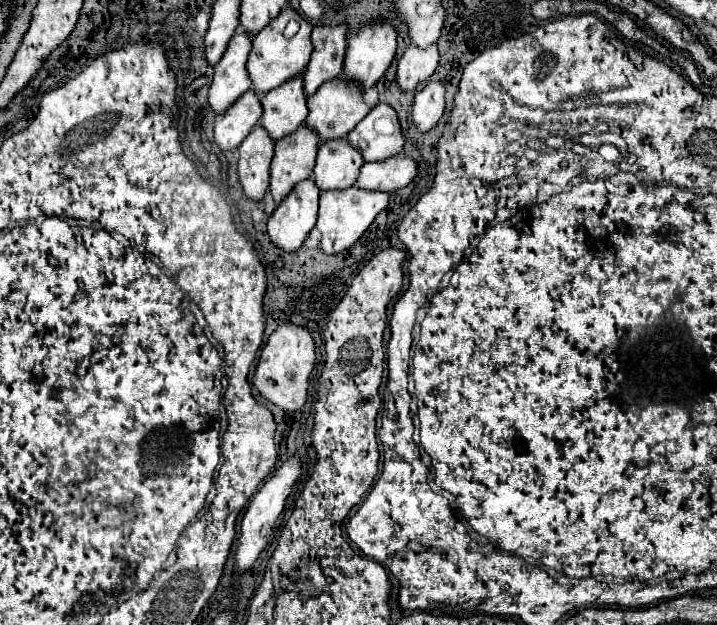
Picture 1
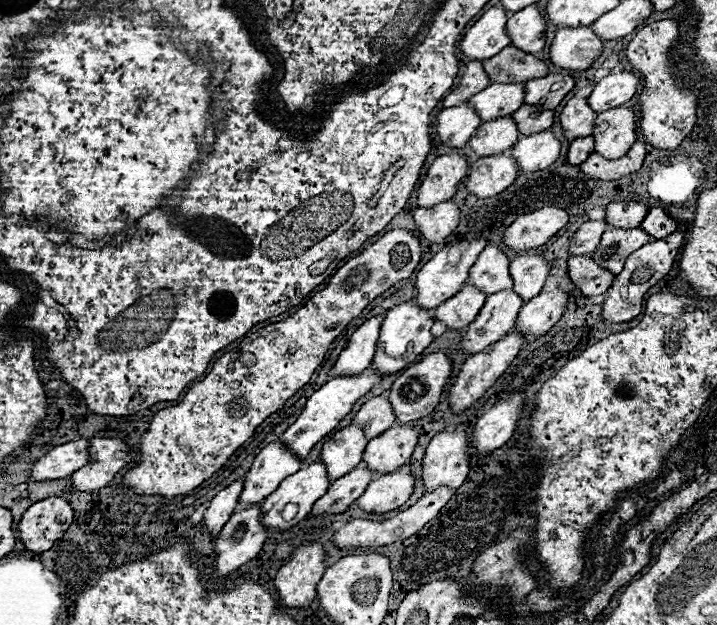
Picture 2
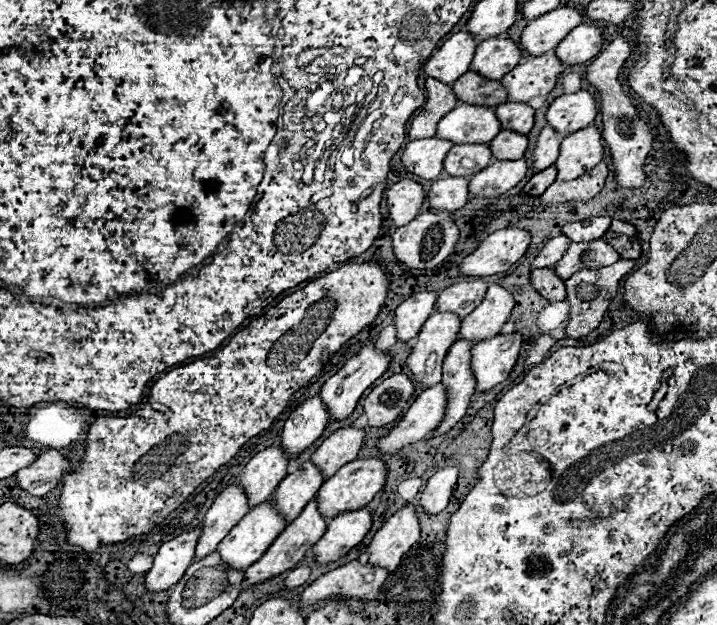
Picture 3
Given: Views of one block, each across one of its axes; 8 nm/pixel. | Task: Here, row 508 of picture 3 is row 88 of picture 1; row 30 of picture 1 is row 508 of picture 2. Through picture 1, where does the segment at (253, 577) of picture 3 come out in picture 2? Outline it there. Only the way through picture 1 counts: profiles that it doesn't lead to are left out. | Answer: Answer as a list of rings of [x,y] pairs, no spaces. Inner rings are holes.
[[[360,464],[346,476],[336,478],[330,484],[328,492],[314,502],[308,518],[316,518],[316,516],[324,516],[324,514],[342,514],[356,500],[356,496],[360,496],[360,492],[364,492],[364,488],[368,486],[368,480],[372,480],[372,476],[374,474],[364,464]]]

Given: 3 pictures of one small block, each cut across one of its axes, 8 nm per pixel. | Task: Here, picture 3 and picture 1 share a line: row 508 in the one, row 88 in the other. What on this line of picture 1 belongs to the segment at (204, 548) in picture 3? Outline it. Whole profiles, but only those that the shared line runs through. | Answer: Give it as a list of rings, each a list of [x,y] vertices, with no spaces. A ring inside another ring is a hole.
[[[236,32],[224,56],[214,66],[212,86],[208,88],[208,104],[214,114],[224,114],[250,88],[252,82],[248,82],[248,72],[244,72],[248,46],[252,46],[252,38]]]

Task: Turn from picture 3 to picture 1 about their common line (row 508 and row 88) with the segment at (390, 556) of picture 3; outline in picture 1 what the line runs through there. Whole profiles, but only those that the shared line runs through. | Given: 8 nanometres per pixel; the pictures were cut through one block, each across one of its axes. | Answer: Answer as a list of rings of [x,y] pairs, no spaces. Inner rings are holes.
[[[436,44],[420,50],[416,46],[408,46],[398,62],[398,70],[396,70],[396,82],[404,92],[412,92],[416,90],[422,82],[426,82],[436,66],[438,66],[438,48]]]

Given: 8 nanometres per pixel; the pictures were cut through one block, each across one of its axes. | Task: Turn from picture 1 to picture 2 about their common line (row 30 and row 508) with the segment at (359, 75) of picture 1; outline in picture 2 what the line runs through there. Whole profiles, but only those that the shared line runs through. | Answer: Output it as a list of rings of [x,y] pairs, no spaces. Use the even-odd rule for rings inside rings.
[[[406,468],[376,476],[364,494],[354,502],[368,514],[386,514],[400,508],[412,494],[414,480]]]

